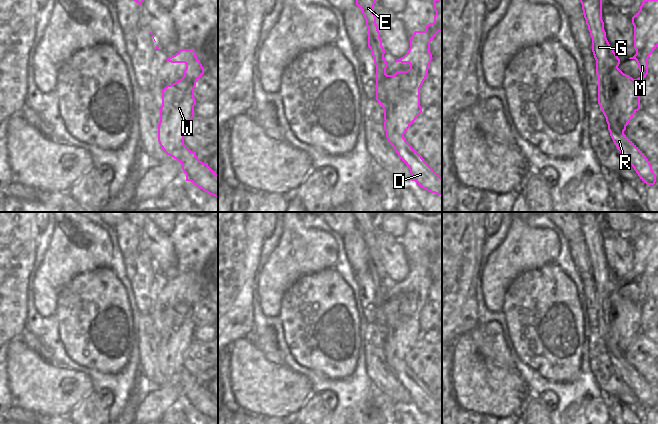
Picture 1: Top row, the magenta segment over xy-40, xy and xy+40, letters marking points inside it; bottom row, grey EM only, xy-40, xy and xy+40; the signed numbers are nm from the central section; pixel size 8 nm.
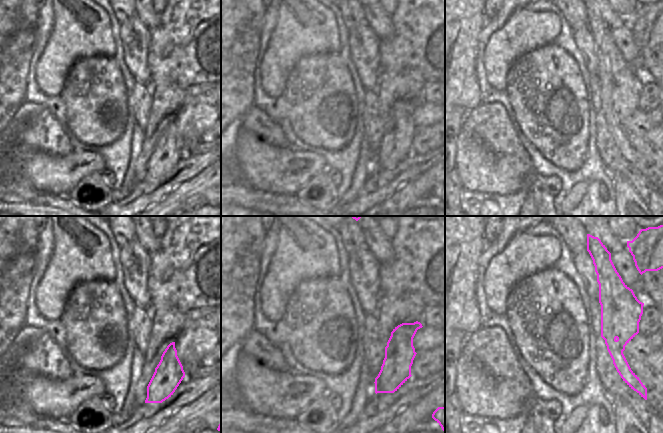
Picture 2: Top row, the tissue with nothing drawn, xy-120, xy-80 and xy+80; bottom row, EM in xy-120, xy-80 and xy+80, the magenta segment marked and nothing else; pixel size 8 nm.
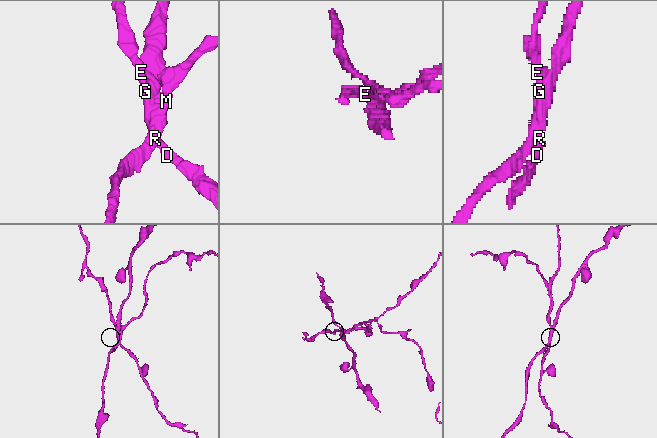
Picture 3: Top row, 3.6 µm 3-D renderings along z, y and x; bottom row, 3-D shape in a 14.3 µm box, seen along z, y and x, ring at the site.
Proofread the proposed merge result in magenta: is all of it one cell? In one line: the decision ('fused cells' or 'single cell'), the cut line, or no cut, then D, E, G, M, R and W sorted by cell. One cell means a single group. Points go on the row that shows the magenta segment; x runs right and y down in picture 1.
fused cells | xy+40 (625, 74), (613, 77), (610, 88), (610, 125), (615, 131) | D E G R / M W

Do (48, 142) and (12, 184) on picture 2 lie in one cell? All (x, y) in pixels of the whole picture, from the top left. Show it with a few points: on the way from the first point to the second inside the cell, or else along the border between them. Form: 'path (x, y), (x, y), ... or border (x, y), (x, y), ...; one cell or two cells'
path (34, 142), (12, 163), (12, 170); one cell

